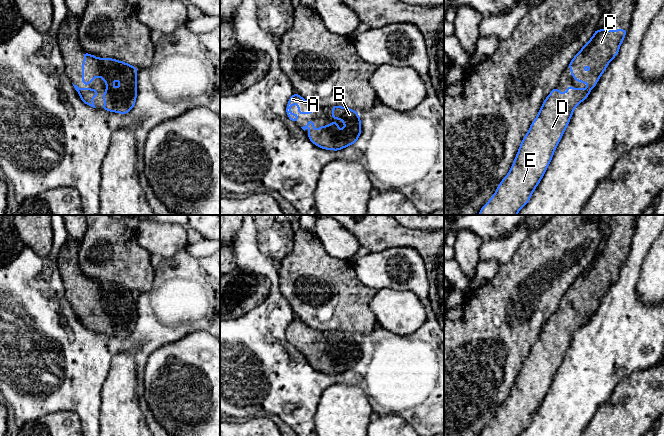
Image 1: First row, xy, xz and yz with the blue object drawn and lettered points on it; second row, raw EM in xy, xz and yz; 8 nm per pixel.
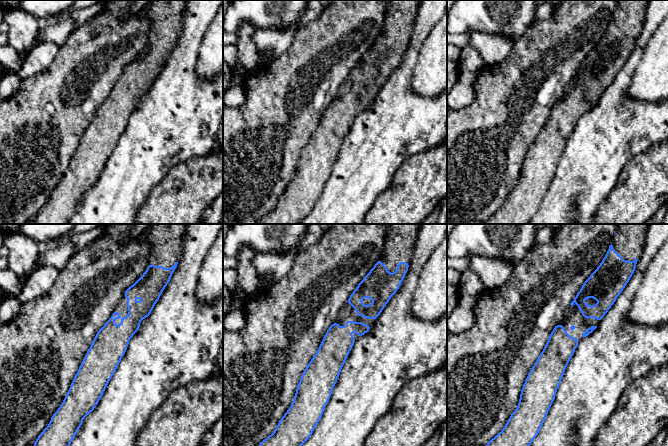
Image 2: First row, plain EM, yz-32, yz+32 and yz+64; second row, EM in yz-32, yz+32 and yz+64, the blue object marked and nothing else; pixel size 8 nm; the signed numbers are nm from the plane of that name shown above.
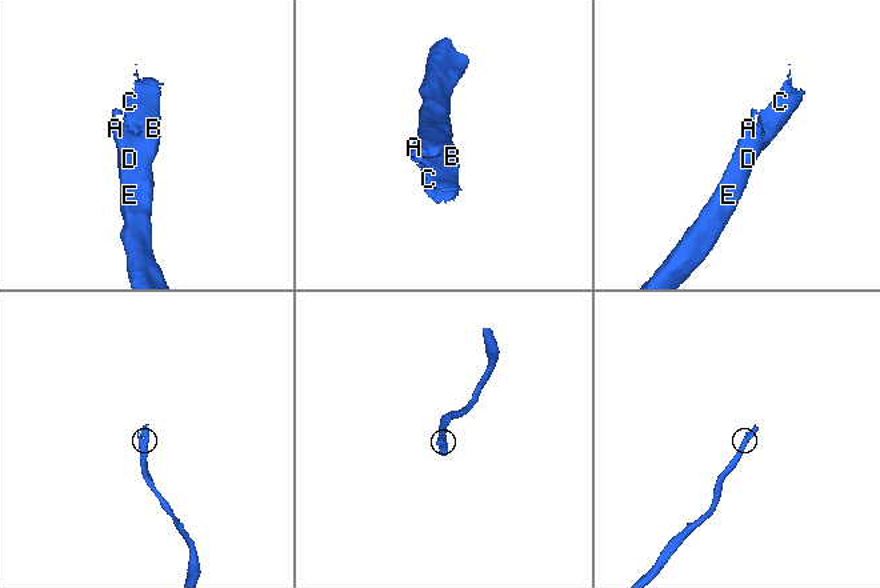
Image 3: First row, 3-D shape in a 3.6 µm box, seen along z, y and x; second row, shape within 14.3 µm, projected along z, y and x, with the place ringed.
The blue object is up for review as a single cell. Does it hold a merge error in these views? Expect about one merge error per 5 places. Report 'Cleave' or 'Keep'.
Keep

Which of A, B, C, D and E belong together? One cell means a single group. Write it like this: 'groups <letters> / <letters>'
groups A B C D E

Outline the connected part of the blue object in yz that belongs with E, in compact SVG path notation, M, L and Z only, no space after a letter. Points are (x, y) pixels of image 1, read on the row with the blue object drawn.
M627 29L595 30L592 38L568 65L571 69L571 76L575 78L575 81L585 82L591 88L575 89L568 85L566 93L560 93L558 87L552 90L544 100L537 117L531 123L529 131L524 136L509 173L498 185L490 200L483 205L478 215L517 215L519 210L529 202L532 193L540 183L552 160L555 149L564 134L574 109L588 97L609 62L618 54L626 32Z

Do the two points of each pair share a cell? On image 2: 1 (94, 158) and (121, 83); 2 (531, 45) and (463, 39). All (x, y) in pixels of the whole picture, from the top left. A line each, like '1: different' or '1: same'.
1: same
2: different

